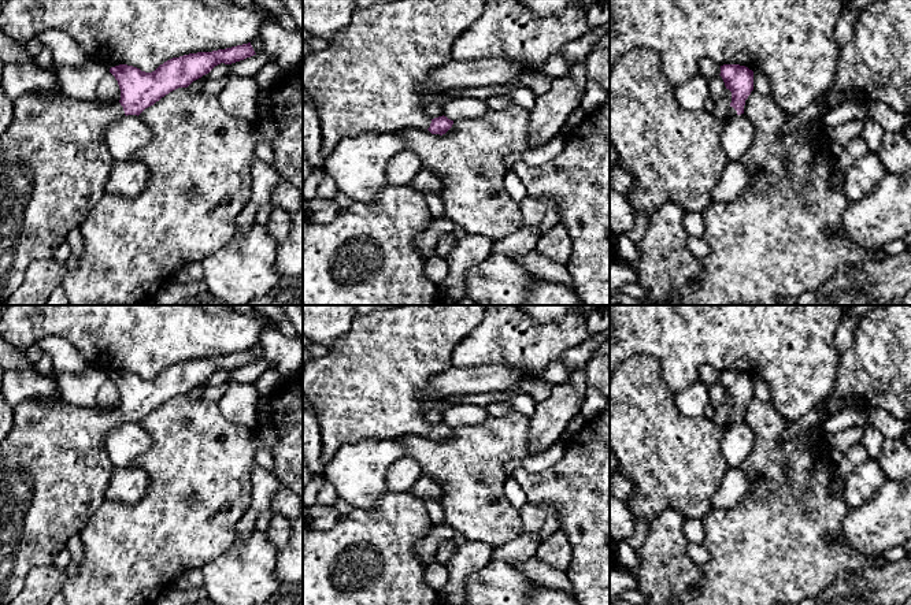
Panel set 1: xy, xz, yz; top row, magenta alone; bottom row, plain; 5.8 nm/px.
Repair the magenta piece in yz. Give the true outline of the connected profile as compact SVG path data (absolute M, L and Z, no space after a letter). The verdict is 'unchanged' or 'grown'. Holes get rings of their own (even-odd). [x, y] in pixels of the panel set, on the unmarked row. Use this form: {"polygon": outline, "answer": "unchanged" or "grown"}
{"polygon": "M647 353L630 355L622 364L616 367L616 370L610 376L610 449L614 452L614 456L618 461L618 472L622 474L627 480L630 480L636 487L633 491L633 497L627 504L634 520L637 517L642 517L648 522L652 522L664 509L675 509L685 519L703 519L712 509L712 500L716 491L719 490L722 480L725 478L725 474L729 468L729 464L726 463L722 449L721 449L721 442L723 438L725 428L729 424L744 420L745 407L753 397L753 378L745 372L723 371L721 372L719 382L722 383L726 396L732 398L732 409L730 409L729 420L726 424L718 424L712 419L708 419L706 416L699 416L699 417L682 416L674 405L675 394L670 390L670 387L664 383L662 378L658 359L651 355L647 355Z", "answer": "grown"}

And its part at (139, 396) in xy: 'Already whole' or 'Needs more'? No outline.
Needs more

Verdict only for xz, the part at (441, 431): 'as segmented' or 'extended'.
extended

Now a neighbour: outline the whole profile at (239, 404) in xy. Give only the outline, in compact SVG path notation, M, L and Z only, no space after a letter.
M227 381L227 389L218 401L218 408L225 419L256 428L260 416L258 412L259 397L253 383Z

